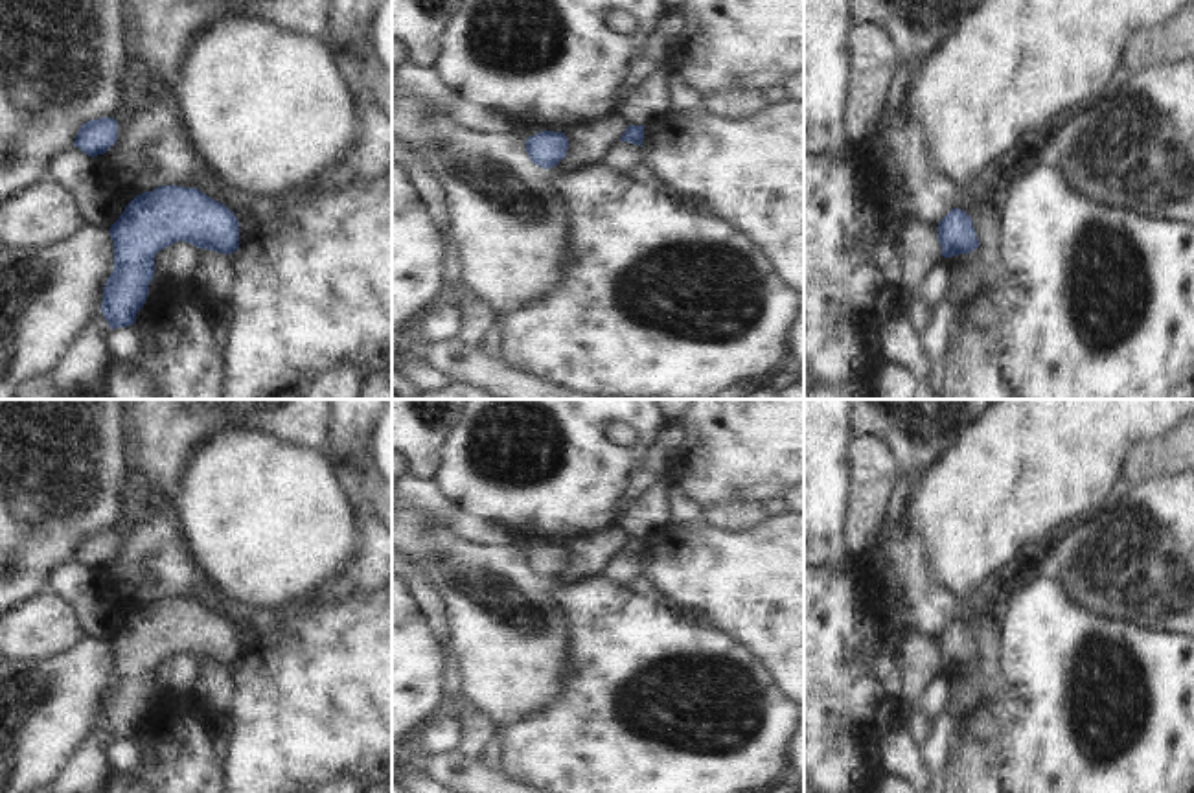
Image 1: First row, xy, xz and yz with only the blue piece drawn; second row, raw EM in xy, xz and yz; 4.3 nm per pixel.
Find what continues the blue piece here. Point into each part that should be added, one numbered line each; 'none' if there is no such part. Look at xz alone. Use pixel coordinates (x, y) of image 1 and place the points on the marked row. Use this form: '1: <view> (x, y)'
none

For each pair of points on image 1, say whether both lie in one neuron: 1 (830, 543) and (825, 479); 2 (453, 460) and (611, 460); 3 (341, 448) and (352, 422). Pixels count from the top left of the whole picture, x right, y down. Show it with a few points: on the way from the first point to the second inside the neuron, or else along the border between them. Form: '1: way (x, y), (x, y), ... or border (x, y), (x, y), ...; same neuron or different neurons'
1: way (825, 527), (825, 495); same neuron
2: way (492, 486), (505, 492), (525, 492), (573, 477); same neuron
3: way (344, 442), (350, 427); same neuron

